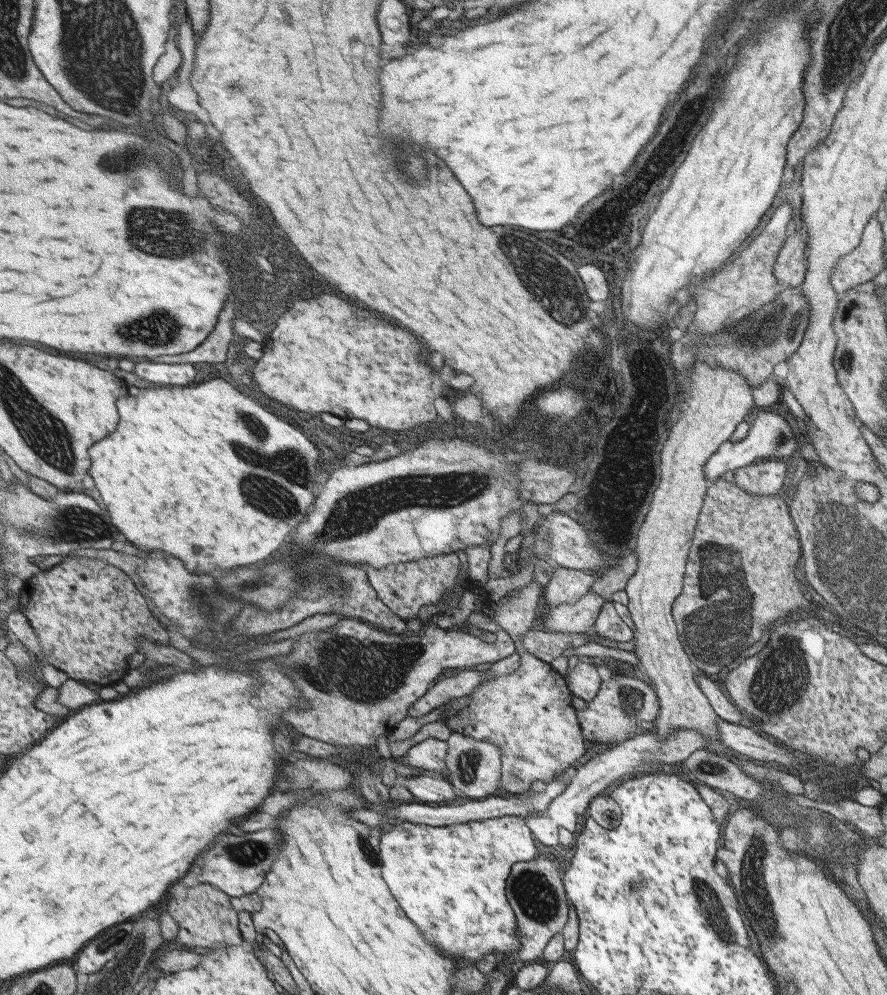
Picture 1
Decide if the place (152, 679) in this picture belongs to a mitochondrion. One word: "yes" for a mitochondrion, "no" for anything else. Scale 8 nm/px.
no

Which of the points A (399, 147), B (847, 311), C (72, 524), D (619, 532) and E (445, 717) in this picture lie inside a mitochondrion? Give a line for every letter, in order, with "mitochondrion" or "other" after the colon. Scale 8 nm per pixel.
A: other
B: other
C: mitochondrion
D: other
E: other

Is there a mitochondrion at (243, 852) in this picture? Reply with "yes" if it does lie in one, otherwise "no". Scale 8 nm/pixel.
yes

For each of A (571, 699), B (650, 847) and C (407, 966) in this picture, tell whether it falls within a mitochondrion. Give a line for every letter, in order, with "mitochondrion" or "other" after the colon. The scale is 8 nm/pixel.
A: other
B: other
C: other

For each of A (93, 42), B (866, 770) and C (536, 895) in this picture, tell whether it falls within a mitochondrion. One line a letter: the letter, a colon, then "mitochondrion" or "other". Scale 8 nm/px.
A: mitochondrion
B: other
C: mitochondrion

